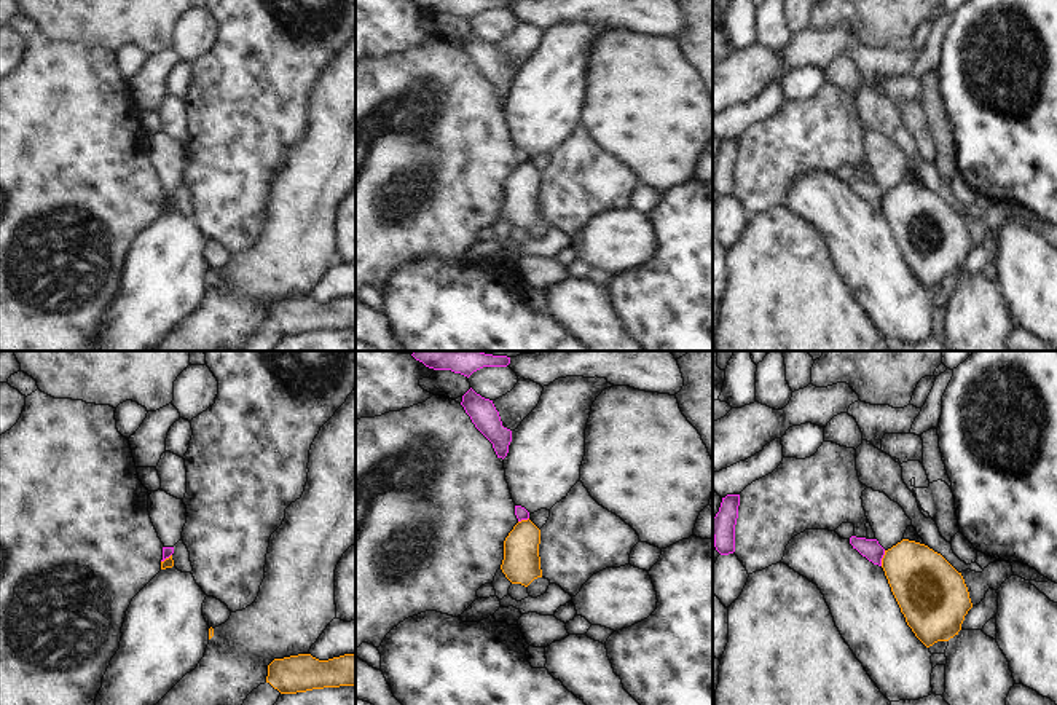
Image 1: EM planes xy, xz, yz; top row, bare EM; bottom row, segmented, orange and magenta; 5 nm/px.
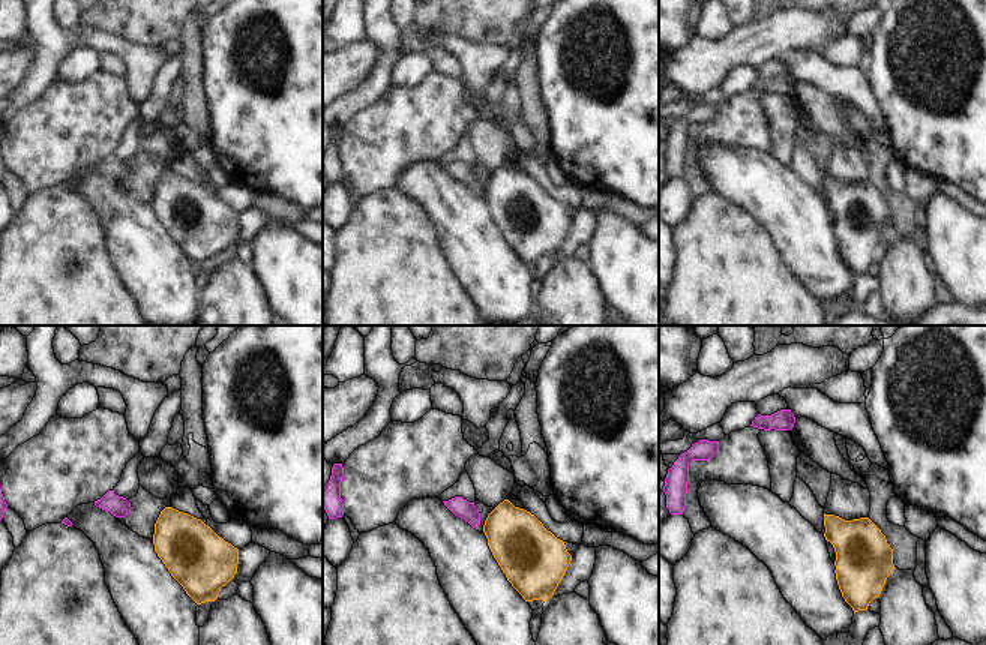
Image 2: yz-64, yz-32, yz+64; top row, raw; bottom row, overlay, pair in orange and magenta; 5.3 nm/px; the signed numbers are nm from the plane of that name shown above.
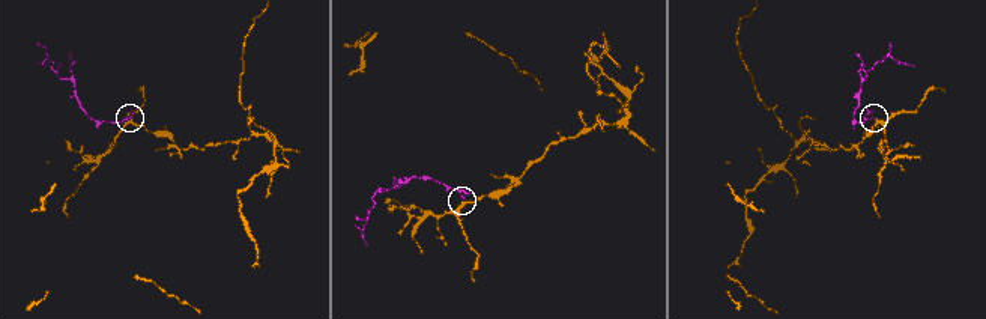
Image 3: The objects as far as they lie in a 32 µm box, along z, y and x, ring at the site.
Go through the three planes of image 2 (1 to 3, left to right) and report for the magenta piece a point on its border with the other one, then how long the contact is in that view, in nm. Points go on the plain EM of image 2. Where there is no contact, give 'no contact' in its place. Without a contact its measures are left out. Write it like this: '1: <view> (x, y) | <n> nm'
1: no contact
2: no contact
3: no contact

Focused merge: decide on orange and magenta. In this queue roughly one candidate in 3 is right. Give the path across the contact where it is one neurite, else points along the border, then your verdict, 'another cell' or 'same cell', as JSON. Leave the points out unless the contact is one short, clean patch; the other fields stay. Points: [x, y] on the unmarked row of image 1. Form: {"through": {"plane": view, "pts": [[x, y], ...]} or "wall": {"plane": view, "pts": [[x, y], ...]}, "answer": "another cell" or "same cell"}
{"wall": {"plane": "yz", "pts": [[885, 193], [880, 208]]}, "answer": "another cell"}

